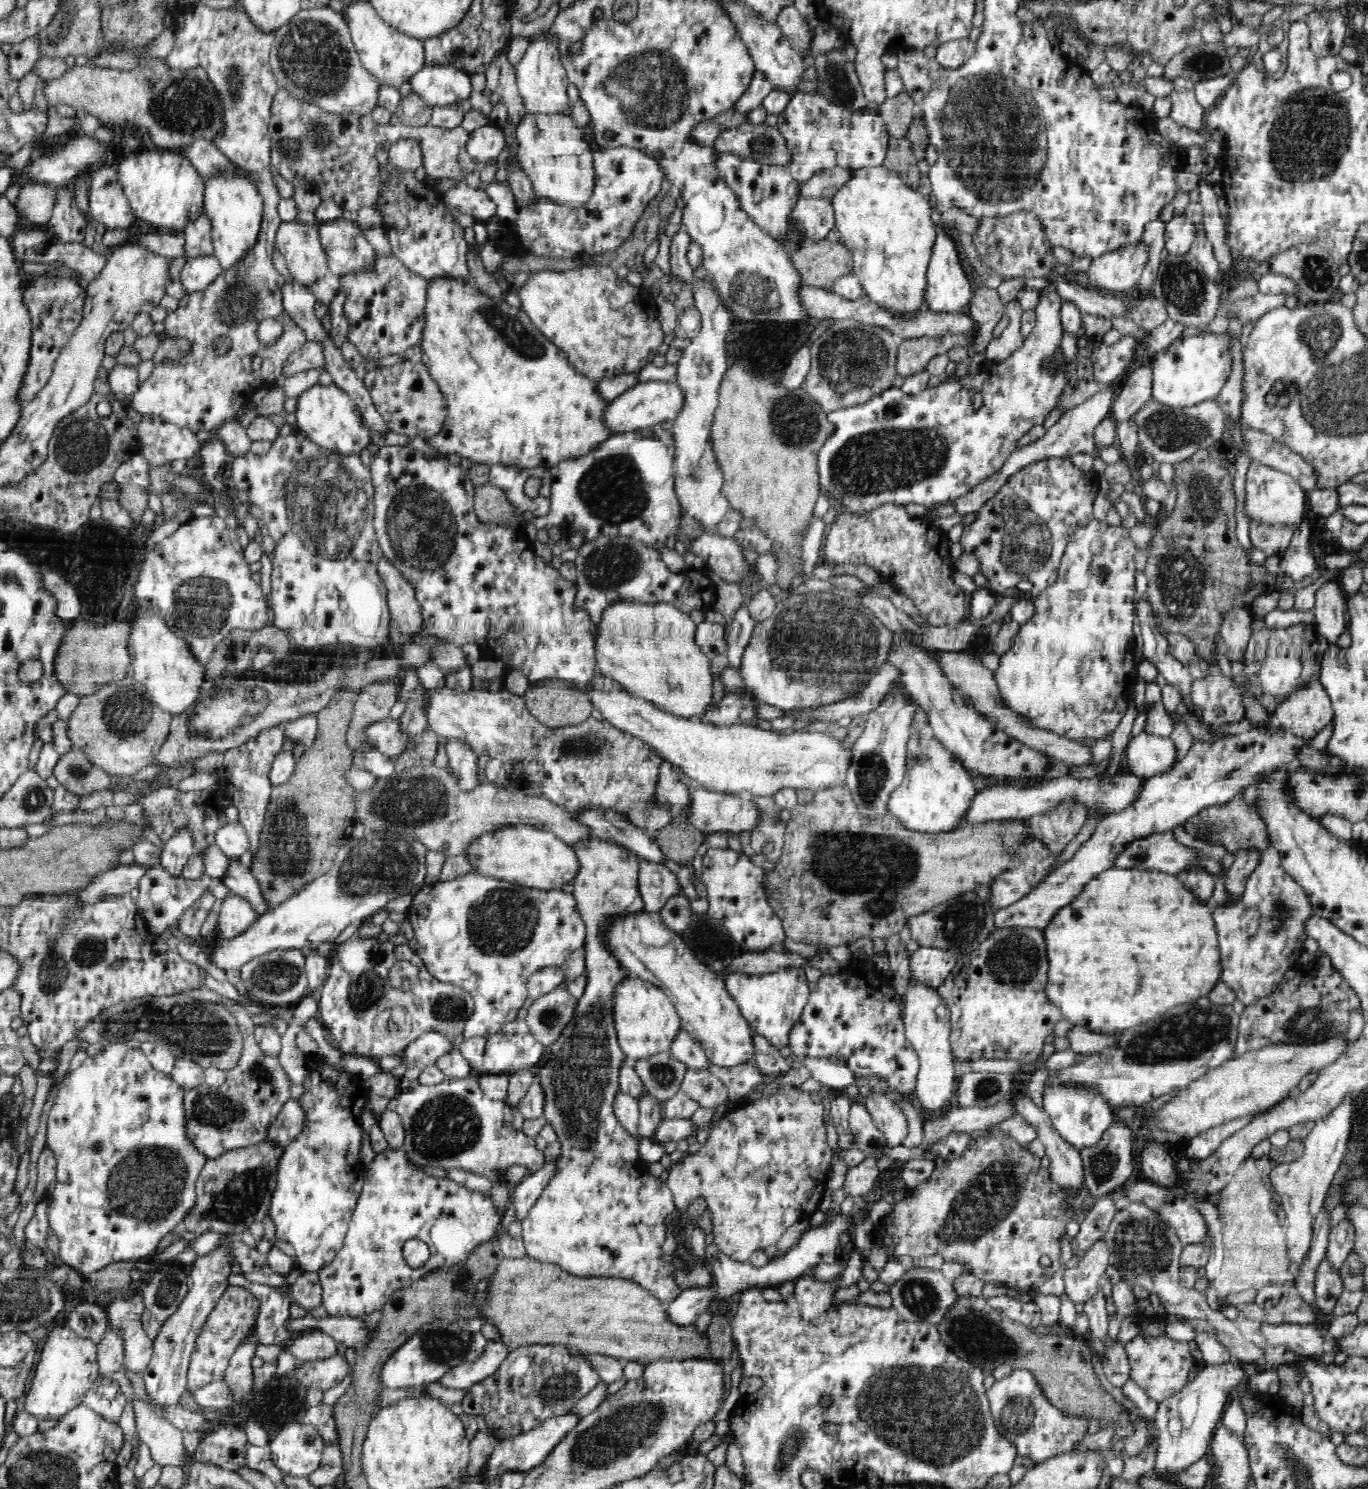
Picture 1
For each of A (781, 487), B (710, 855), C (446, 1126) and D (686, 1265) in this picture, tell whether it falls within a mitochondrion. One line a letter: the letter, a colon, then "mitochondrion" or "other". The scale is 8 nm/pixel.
A: other
B: other
C: mitochondrion
D: other

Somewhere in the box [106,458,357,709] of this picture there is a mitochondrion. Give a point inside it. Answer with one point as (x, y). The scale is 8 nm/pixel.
(202, 604)

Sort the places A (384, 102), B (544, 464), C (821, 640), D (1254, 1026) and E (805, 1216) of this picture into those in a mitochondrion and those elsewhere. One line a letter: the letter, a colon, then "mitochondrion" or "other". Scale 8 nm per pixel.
A: other
B: other
C: mitochondrion
D: mitochondrion
E: other

